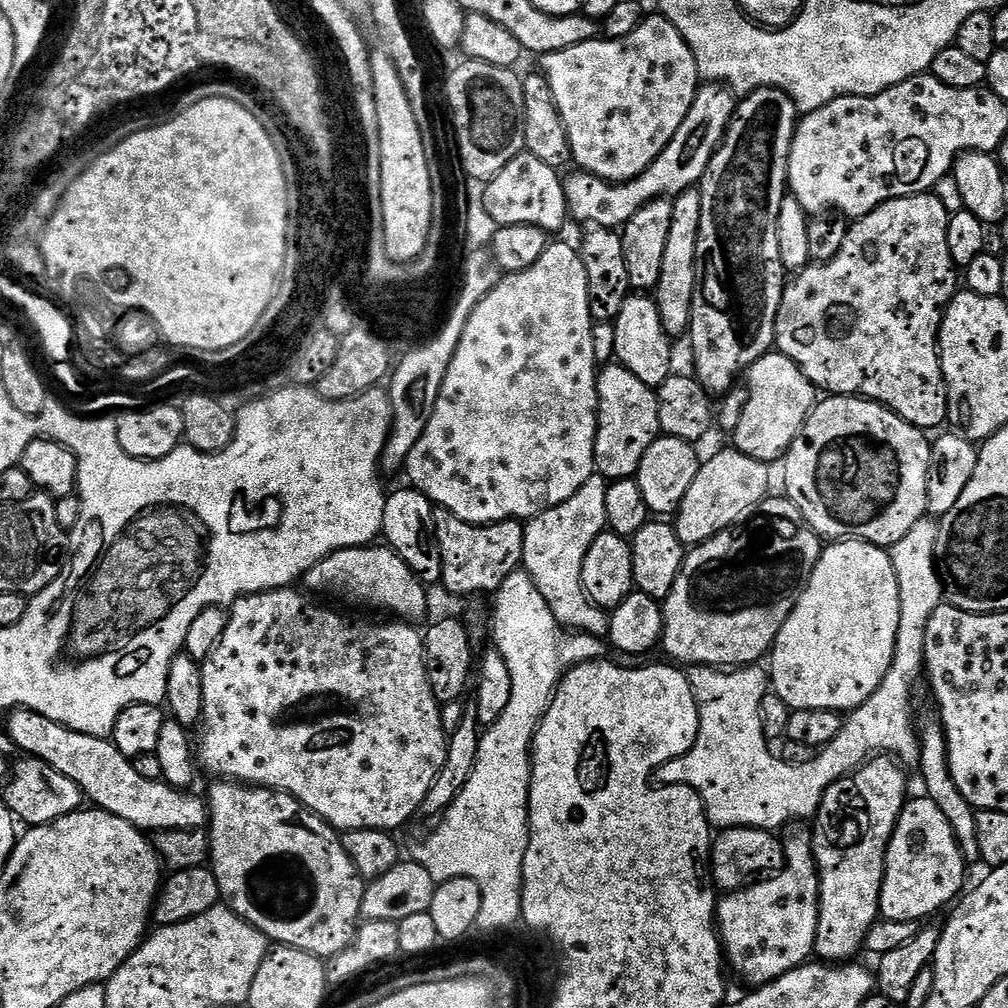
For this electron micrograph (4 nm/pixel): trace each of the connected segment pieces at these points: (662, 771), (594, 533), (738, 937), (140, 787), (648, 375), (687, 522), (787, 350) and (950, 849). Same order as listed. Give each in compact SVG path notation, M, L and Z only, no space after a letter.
M935 519L919 520L910 534L892 545L890 555L894 574L898 578L898 598L900 599L900 617L898 618L898 634L896 635L896 649L894 658L890 662L890 670L886 670L886 678L862 702L862 706L853 708L845 719L838 738L830 742L816 754L812 761L805 765L791 765L774 754L770 749L770 741L762 730L762 698L769 695L770 676L763 667L749 666L747 668L733 668L721 670L696 666L691 669L690 679L692 689L696 692L696 705L700 729L694 746L684 756L674 758L657 768L654 780L657 785L673 788L683 786L694 789L702 798L704 812L708 816L708 823L713 829L726 828L767 828L780 830L783 824L791 820L808 820L815 817L820 808L822 798L830 786L838 781L851 777L856 769L862 767L877 754L890 754L901 768L909 774L919 773L920 770L920 737L917 725L912 725L912 687L921 683L924 672L924 651L926 650L926 626L930 626L930 614L938 610L938 606L945 599L944 585L940 579L936 562L936 539L938 538L939 523Z
M594 474L574 494L574 498L566 498L558 506L538 514L524 524L524 562L523 571L528 571L527 579L531 587L535 589L539 596L546 598L550 610L554 612L554 618L569 630L579 630L581 633L595 636L597 638L607 637L608 623L610 616L607 611L601 610L589 600L586 590L582 586L582 564L586 562L586 554L590 554L590 546L594 546L594 538L598 538L608 528L606 518L606 490L609 481L603 476Z
M807 831L796 832L784 840L784 868L771 878L753 882L737 892L721 895L716 909L716 923L726 964L751 986L770 984L782 974L809 963L816 946L820 913L820 869L812 853L812 837Z
M28 708L7 713L6 720L7 734L21 753L54 766L58 774L66 774L66 778L78 782L85 797L95 807L118 818L126 818L126 822L141 832L155 834L166 830L194 830L209 823L208 806L203 795L191 796L191 791L171 788L163 780L142 778L135 763L123 756L111 739L70 730Z
M633 294L629 296L626 306L622 306L622 314L614 321L614 346L615 359L634 378L646 382L653 390L662 386L668 376L673 375L672 344L673 341L666 334L662 326L662 318L658 314L655 299L648 294Z
M735 450L716 452L709 460L707 457L674 516L674 527L680 541L686 546L705 544L711 536L717 536L722 530L743 521L769 495L772 476L768 468L765 461Z
M920 192L917 196L894 198L878 206L870 214L859 217L849 227L846 242L842 242L842 250L838 250L833 260L829 260L827 264L813 263L803 272L791 277L778 310L775 347L799 366L802 374L806 374L811 384L815 384L817 389L825 393L874 400L889 408L891 412L897 412L903 420L910 422L915 428L931 430L938 427L940 423L943 425L948 418L948 387L940 365L940 323L944 321L945 308L958 291L956 285L958 269L950 258L950 246L946 243L949 215L946 206L942 206L940 199L932 192Z
M927 796L909 799L888 844L884 866L881 917L890 921L923 921L963 891L968 866L946 816Z

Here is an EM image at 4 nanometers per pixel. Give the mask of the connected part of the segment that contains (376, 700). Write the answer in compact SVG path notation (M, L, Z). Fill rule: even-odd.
M295 587L274 588L270 592L256 592L253 596L242 596L235 604L231 605L230 615L228 617L228 625L226 626L226 634L222 634L222 638L218 642L218 646L212 651L212 655L202 664L202 694L204 695L204 710L202 713L202 729L200 740L198 736L198 764L201 769L204 768L210 775L216 776L212 778L223 778L233 782L247 784L258 788L274 788L277 792L289 792L292 797L304 807L309 808L313 814L320 816L327 824L331 824L337 830L362 830L363 828L373 828L374 830L382 830L383 832L392 832L400 828L407 822L411 816L415 817L420 810L420 804L426 798L426 794L430 790L430 786L434 782L434 778L442 770L442 766L446 762L446 754L448 753L448 737L449 733L445 732L442 726L442 714L440 701L434 698L432 687L428 681L428 667L424 661L424 637L418 631L415 632L413 625L408 622L392 622L396 624L375 624L372 620L359 620L356 616L343 616L340 612L335 612L332 608L323 608L320 604L315 604L311 595L305 594L303 591L295 592Z

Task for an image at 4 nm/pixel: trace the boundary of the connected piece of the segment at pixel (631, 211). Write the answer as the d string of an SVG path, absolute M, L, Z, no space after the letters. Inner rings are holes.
M701 87L694 98L694 106L690 106L690 114L686 114L686 122L678 126L678 134L670 138L666 150L658 154L656 161L643 174L625 184L613 184L583 170L573 171L573 176L564 180L564 193L568 199L571 219L581 220L584 226L620 230L626 221L634 218L634 214L638 214L638 210L642 210L642 206L650 201L674 198L679 192L697 187L704 178L713 154L724 141L726 130L736 113L737 103L731 88Z

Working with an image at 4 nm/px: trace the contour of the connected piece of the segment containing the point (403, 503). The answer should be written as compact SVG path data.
M411 486L400 488L396 493L391 493L386 502L384 511L384 531L382 533L387 547L392 548L410 566L410 570L425 585L432 586L440 580L444 567L442 566L442 554L436 537L436 513L432 500L426 498L419 490Z

